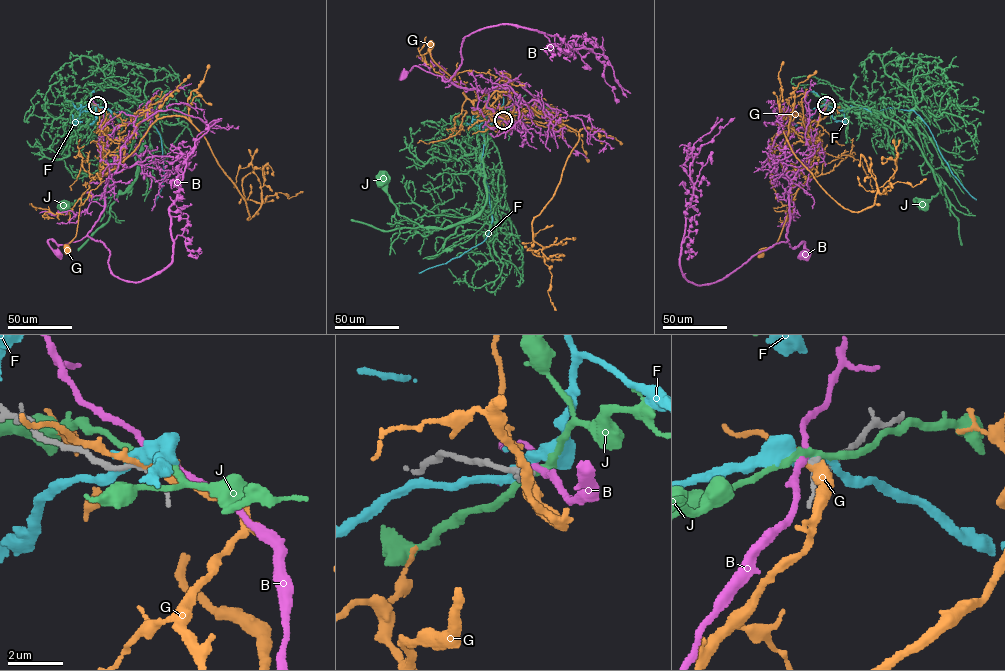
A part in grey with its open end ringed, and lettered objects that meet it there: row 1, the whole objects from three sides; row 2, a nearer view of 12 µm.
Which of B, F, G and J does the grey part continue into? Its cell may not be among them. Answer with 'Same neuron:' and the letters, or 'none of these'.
Same neuron: none of these

